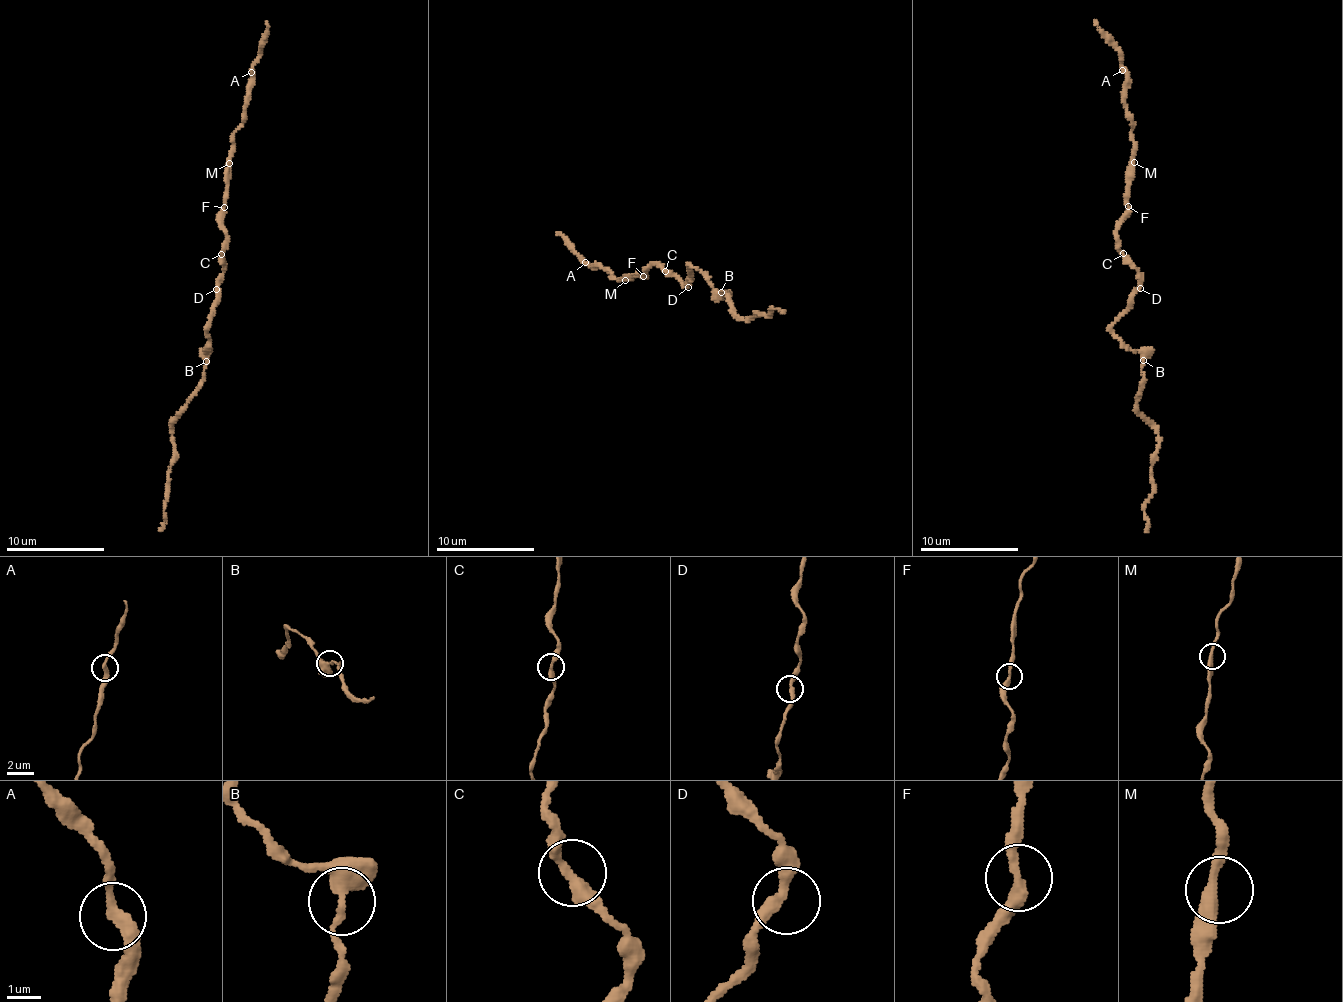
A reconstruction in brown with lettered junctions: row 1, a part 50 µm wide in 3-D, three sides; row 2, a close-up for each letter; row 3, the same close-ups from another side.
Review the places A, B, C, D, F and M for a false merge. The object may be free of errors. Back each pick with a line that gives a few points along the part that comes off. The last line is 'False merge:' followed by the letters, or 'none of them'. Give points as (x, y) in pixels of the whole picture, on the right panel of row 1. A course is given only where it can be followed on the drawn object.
False merge: none of them

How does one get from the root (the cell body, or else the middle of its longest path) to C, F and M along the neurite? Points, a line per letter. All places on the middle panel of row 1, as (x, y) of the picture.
C: (686, 285), (665, 271)
F: (686, 285), (682, 285), (682, 281), (656, 264), (651, 265), (643, 276)
M: (686, 285), (682, 285), (682, 281), (656, 264), (646, 270), (646, 276), (623, 277), (625, 280)

